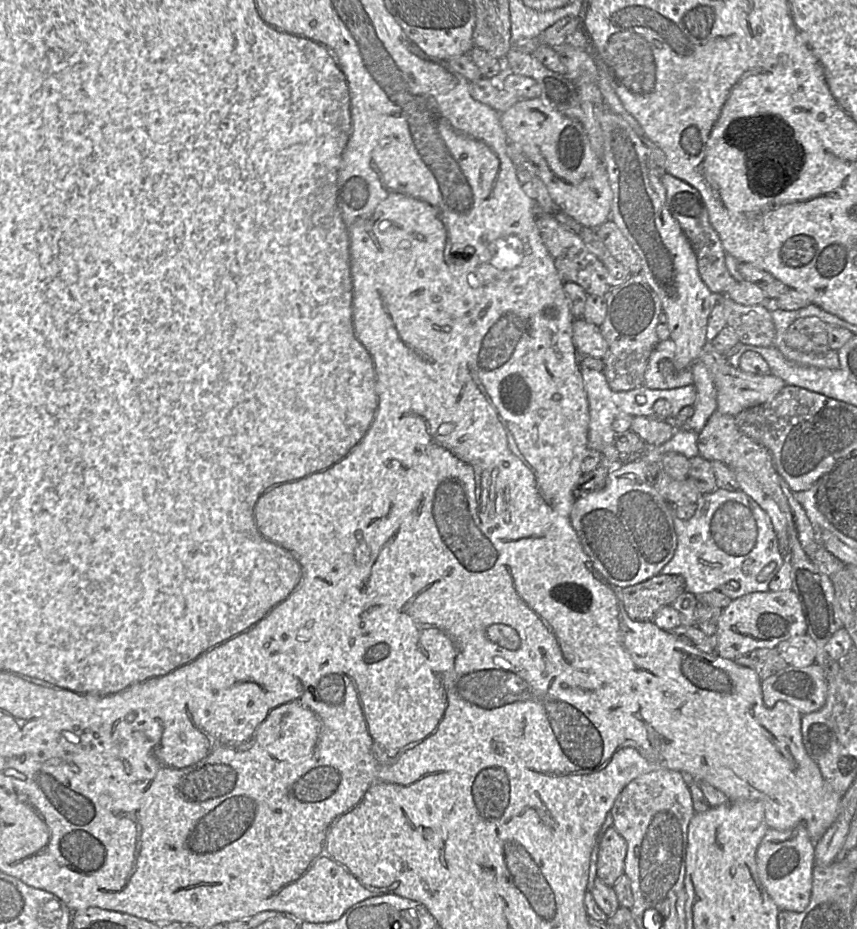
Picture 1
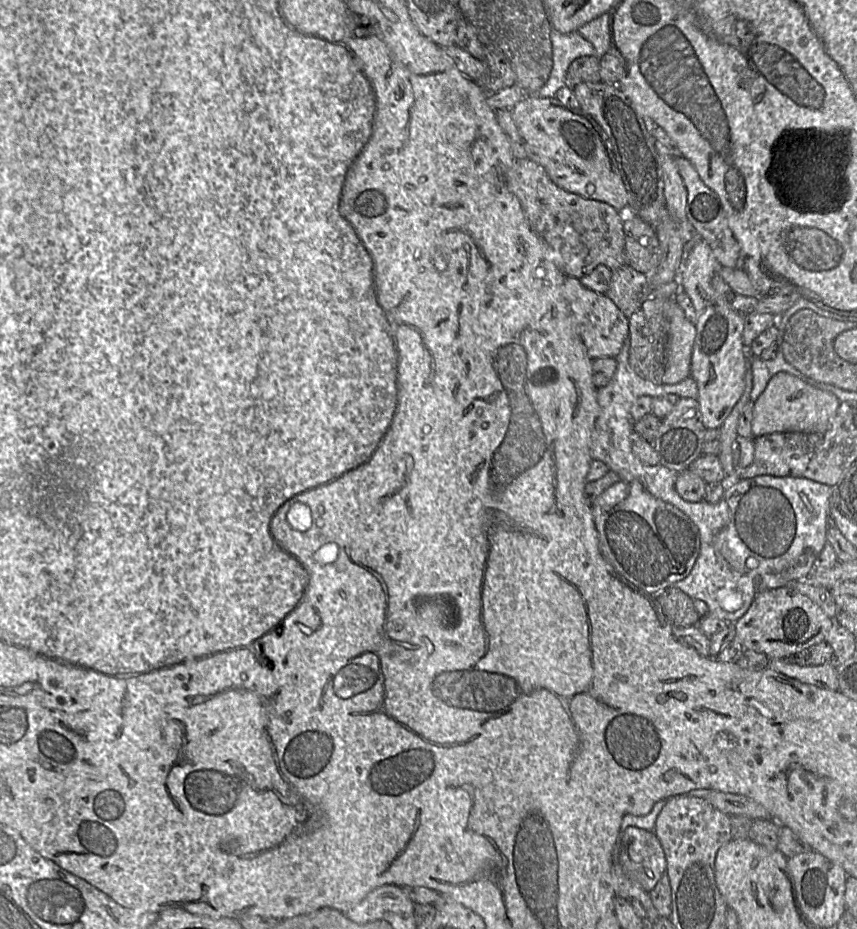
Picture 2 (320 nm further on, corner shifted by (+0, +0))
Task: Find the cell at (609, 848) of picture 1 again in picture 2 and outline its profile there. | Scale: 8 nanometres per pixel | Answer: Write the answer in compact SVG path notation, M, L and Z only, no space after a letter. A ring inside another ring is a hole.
M637 827L625 829L619 863L625 875L648 893L665 875L667 867L663 848L656 835Z

